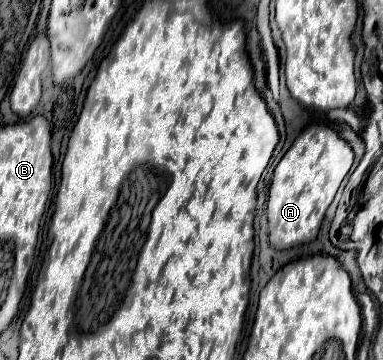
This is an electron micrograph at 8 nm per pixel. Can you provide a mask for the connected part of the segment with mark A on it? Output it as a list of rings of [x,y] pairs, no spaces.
[[[309,125],[273,171],[267,199],[267,235],[273,249],[289,249],[317,237],[327,207],[353,165],[353,149],[327,125]]]

